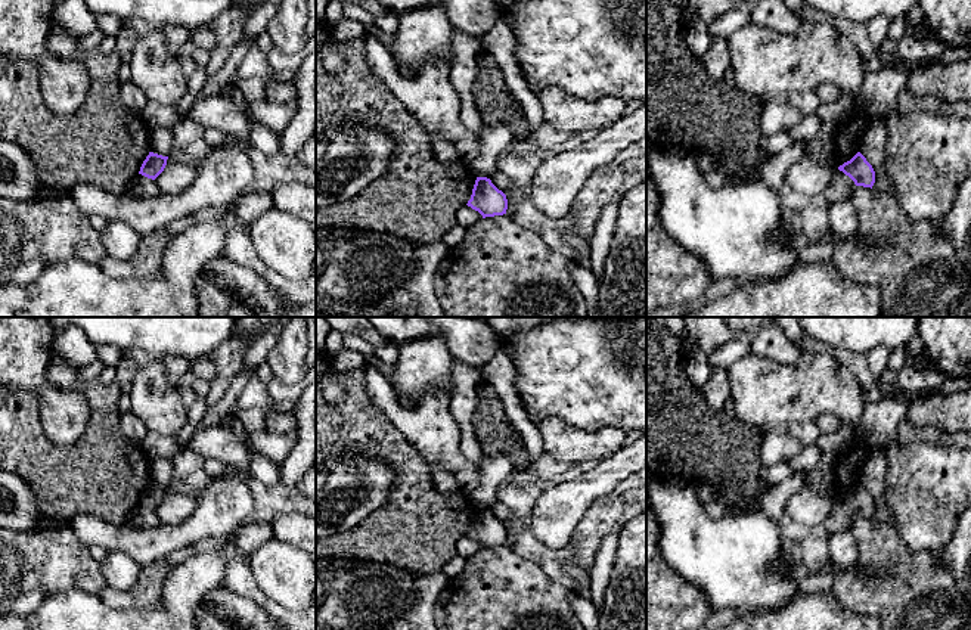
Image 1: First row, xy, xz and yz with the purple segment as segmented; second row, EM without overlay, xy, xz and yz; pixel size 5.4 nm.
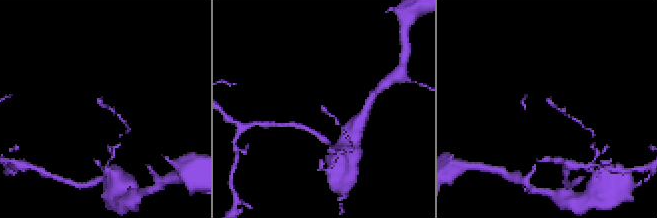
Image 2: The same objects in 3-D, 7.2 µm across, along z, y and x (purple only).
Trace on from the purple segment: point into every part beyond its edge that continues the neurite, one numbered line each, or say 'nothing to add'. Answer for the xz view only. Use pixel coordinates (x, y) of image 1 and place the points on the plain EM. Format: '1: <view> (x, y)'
nothing to add

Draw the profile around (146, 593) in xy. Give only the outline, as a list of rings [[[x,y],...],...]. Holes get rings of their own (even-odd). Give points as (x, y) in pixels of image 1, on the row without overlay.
[[[164,559],[142,568],[136,584],[127,590],[115,590],[105,586],[97,595],[108,606],[117,609],[159,609],[162,606],[164,583],[171,571]]]

